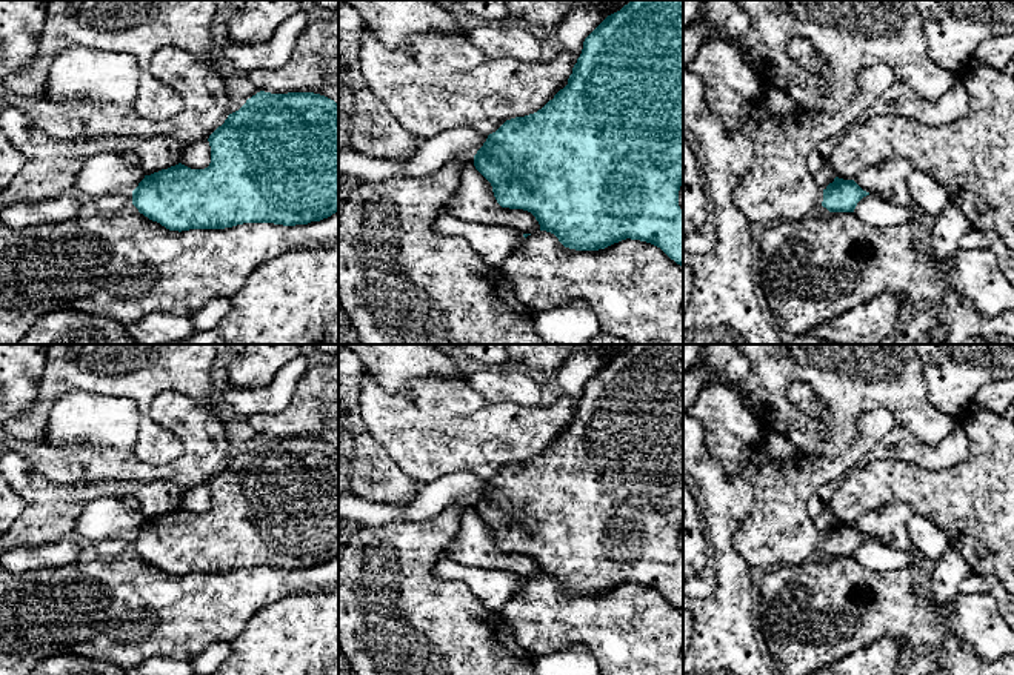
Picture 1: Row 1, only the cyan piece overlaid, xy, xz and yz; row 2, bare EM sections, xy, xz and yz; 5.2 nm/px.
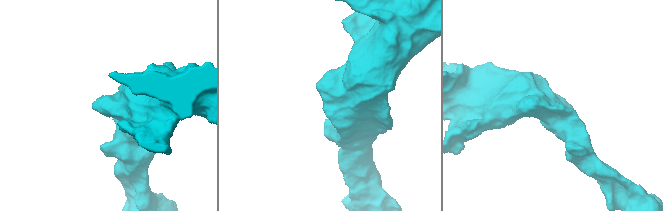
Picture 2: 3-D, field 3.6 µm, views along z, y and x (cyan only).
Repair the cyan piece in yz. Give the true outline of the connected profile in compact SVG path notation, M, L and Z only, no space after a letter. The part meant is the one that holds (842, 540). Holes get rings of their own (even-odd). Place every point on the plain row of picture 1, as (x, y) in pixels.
M836 521L834 526L823 534L822 550L829 557L854 557L857 547L866 540L869 540L869 537L863 535L854 524Z

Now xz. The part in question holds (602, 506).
M631 344L620 355L608 360L585 383L568 429L537 457L506 464L489 478L474 500L474 510L491 527L502 552L531 557L540 575L554 578L565 592L599 595L631 583L660 592L671 604L683 610L683 555L679 550L679 535L683 529L683 344Z

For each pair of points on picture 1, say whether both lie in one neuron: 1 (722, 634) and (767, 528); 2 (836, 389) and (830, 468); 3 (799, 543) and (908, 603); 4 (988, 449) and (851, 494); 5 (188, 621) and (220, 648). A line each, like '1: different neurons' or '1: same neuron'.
1: different neurons
2: different neurons
3: different neurons
4: same neuron
5: different neurons

